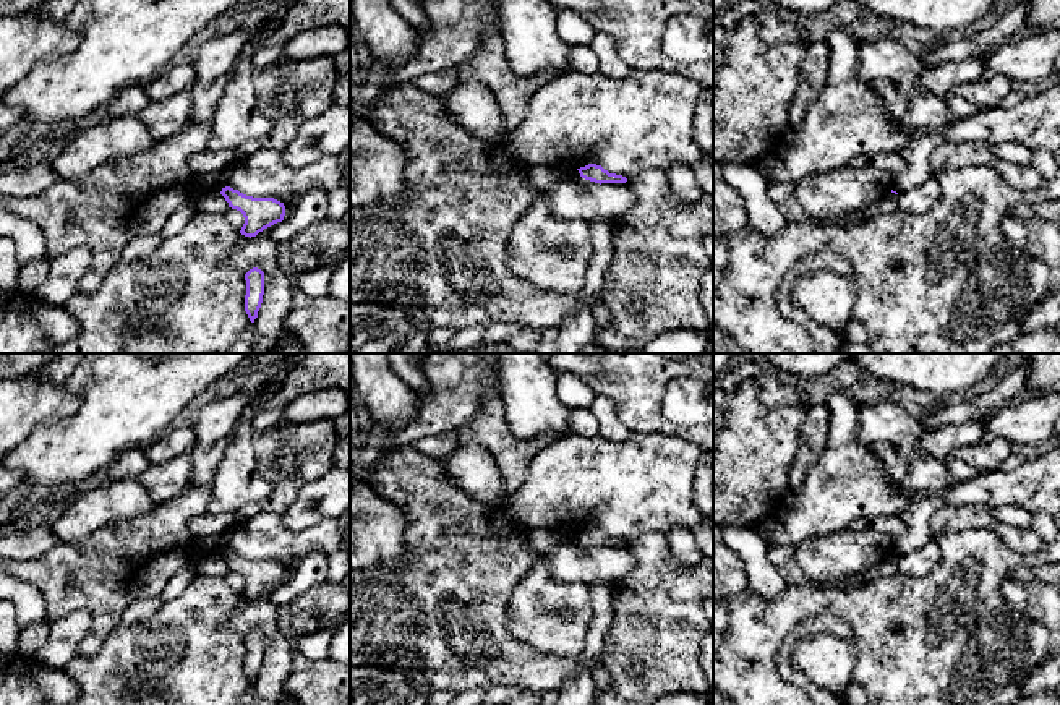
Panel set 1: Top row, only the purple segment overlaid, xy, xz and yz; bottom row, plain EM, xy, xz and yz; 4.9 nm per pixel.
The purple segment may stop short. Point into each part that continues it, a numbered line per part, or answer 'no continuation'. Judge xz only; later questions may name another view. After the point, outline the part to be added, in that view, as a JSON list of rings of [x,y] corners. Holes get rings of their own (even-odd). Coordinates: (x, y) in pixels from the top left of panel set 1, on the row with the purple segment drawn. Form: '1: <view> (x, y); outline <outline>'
1: xz (585, 183); outline [[[574,170],[574,172],[572,172],[572,180],[574,180],[579,186],[582,186],[582,188],[590,188],[590,186],[600,185],[600,183],[595,183],[595,182],[590,182],[590,180],[582,178],[580,173],[579,173],[579,170]]]

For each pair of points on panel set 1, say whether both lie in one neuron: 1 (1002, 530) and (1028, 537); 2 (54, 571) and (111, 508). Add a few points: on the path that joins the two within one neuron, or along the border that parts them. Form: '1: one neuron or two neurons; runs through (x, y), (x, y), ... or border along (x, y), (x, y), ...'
1: one neuron; runs through (1008, 534), (1021, 537)
2: two neurons; border along (123, 519), (106, 522), (75, 540), (60, 542)

